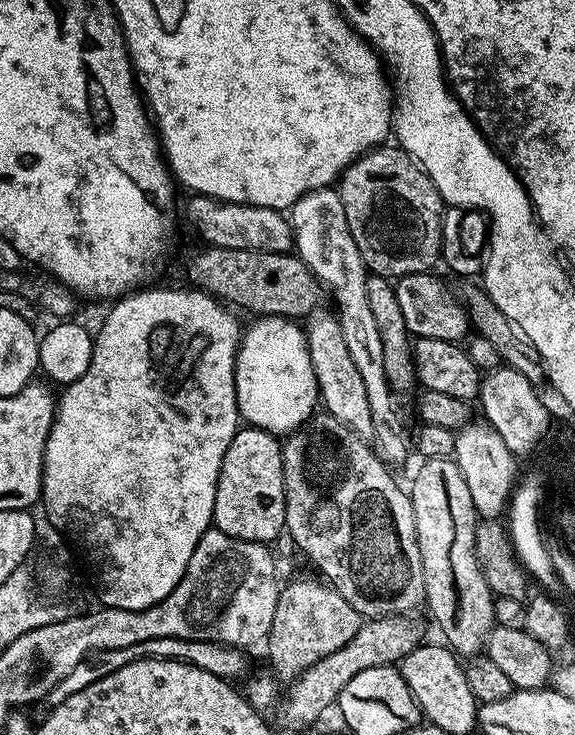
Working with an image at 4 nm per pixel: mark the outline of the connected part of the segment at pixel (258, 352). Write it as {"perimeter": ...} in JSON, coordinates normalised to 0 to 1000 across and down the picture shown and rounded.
{"perimeter":[[[452,430],[438,437],[442,438],[433,446],[430,442],[423,448],[417,472],[410,475],[407,525],[417,570],[426,578],[454,582],[475,590],[506,590],[543,570],[557,541],[557,527],[550,518],[546,498],[539,493],[530,448],[513,434],[494,430]]]}

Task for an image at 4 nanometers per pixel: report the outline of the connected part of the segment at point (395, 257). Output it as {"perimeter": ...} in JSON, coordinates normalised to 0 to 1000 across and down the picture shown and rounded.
{"perimeter":[[[656,199],[614,218],[588,246],[595,282],[602,286],[602,302],[609,302],[609,318],[623,329],[642,371],[677,378],[694,378],[722,370],[757,366],[758,352],[767,352],[769,307],[776,298],[776,279],[762,264],[744,235],[694,199]]]}

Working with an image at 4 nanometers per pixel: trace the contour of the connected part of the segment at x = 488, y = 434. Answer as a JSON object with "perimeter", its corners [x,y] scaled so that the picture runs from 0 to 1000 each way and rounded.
{"perimeter":[[[816,574],[791,589],[793,614],[790,624],[797,639],[803,639],[803,650],[810,650],[810,663],[817,667],[817,678],[824,678],[830,703],[870,705],[885,690],[892,665],[899,660],[899,622],[882,610],[868,590],[847,574]]]}

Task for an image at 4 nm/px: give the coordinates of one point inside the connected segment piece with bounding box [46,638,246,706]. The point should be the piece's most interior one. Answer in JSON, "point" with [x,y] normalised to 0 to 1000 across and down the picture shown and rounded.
{"point":[383,898]}

